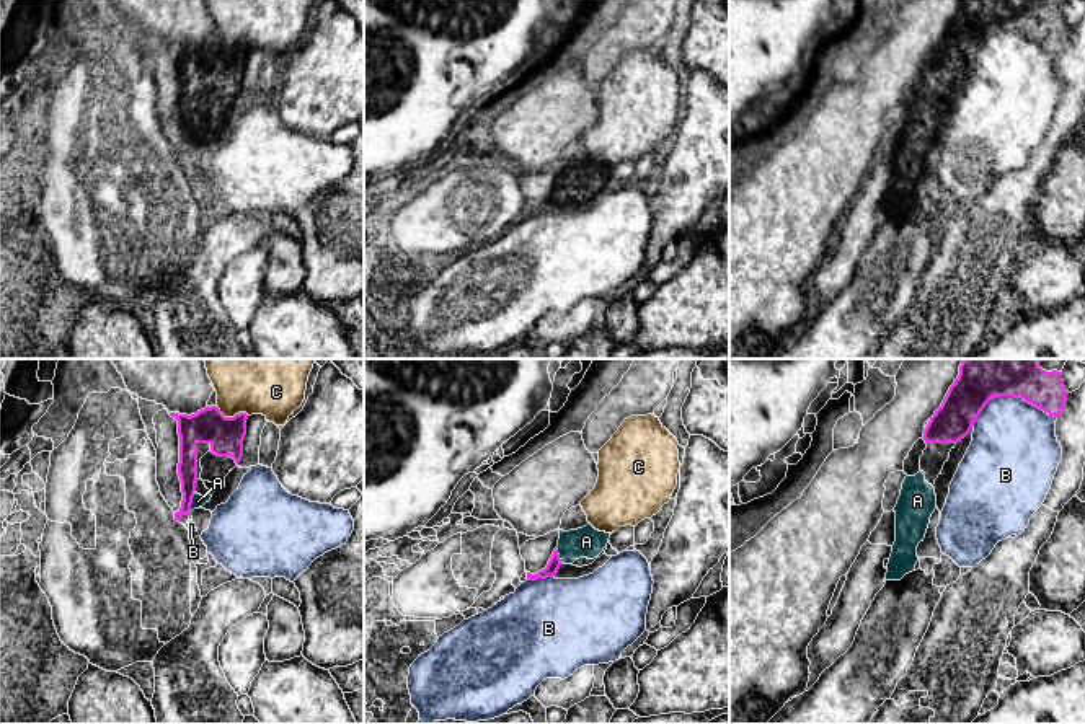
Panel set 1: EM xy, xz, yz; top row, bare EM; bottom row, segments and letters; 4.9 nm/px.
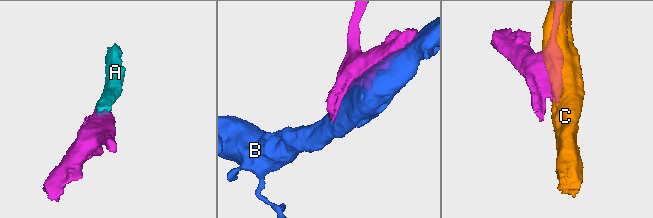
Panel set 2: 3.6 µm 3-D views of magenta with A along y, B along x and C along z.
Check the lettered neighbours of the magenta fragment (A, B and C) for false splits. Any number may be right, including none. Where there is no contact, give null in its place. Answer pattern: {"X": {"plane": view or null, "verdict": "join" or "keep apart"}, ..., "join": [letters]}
{"A": {"plane": "xy", "verdict": "join"}, "B": {"plane": "yz", "verdict": "keep apart"}, "C": {"plane": "xy", "verdict": "keep apart"}, "join": ["A"]}

